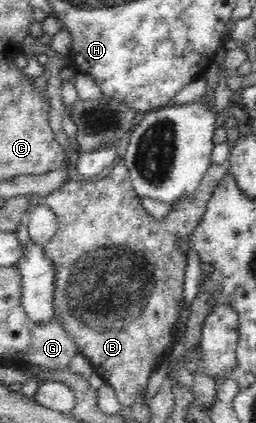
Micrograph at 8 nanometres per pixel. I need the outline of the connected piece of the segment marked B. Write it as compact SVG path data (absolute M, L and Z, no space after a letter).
M119 162L115 167L103 175L93 179L93 181L82 180L75 177L74 180L67 181L59 190L51 191L51 194L46 196L45 205L47 205L53 213L57 216L59 226L57 226L57 233L51 238L45 246L45 253L53 259L55 265L57 284L55 284L55 302L54 302L54 316L65 327L65 330L75 339L79 347L79 353L85 356L96 369L96 374L104 379L104 382L110 384L116 392L116 398L121 405L130 407L139 394L143 394L150 376L155 372L162 371L164 365L169 363L169 358L173 354L174 342L177 342L177 325L178 318L181 318L183 308L183 289L185 280L185 267L187 266L187 252L181 250L181 238L190 238L193 240L197 226L201 224L201 219L205 216L207 203L212 199L213 193L217 185L225 178L229 172L229 165L224 163L211 163L207 169L201 184L197 190L189 196L181 199L173 206L167 221L162 224L157 222L155 218L149 216L148 212L143 207L142 197L140 197L133 188L129 169L123 162Z

